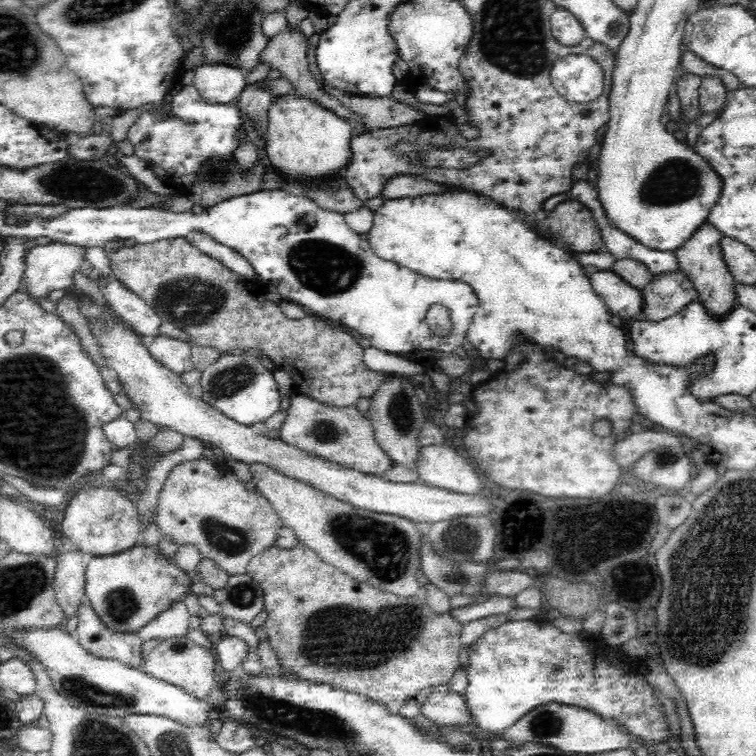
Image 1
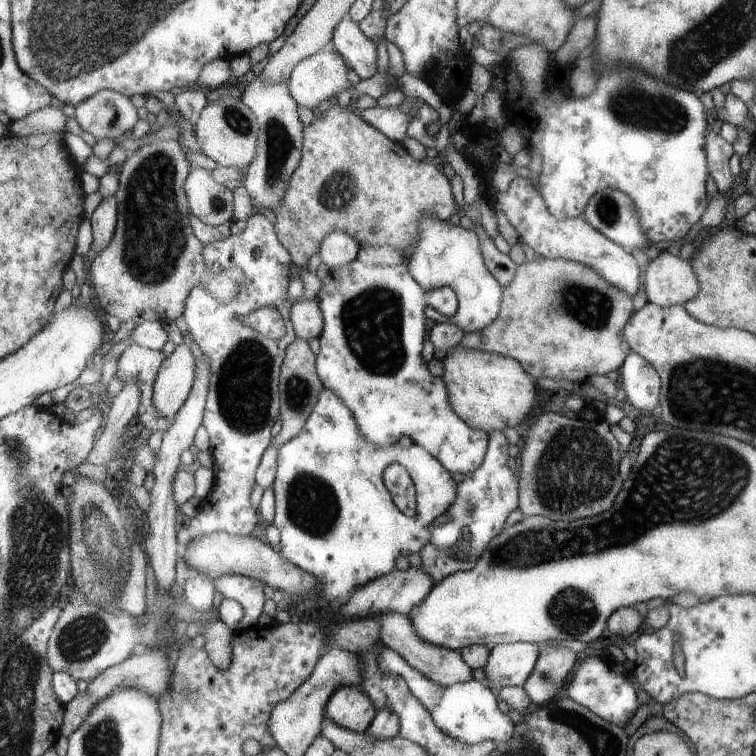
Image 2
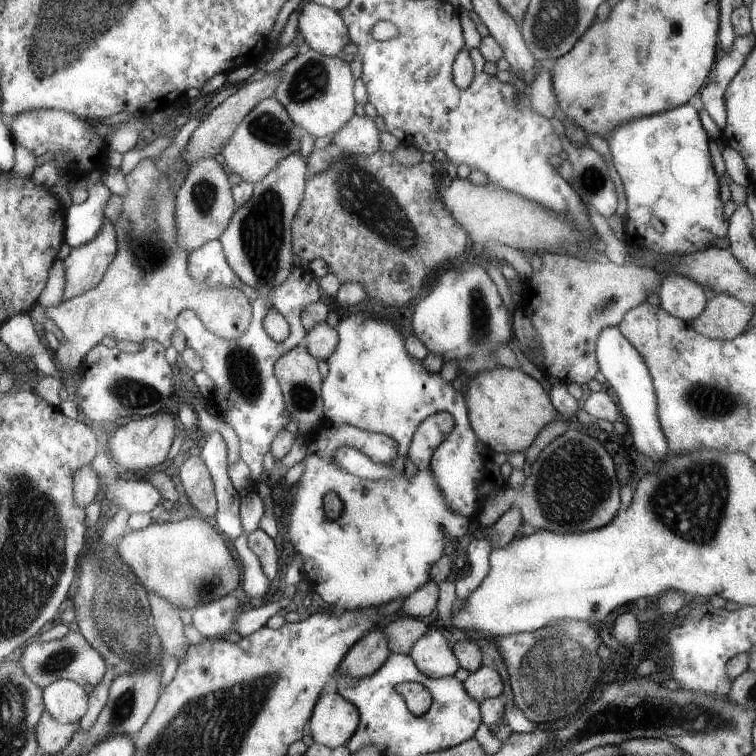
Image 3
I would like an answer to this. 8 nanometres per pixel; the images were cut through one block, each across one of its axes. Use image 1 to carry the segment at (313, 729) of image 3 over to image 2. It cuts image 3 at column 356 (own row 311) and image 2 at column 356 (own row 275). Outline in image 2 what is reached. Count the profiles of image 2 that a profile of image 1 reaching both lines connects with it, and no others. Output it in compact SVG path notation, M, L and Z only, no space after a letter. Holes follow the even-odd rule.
M341 686L337 688L324 708L324 718L333 724L363 733L377 714L374 704L359 686Z

